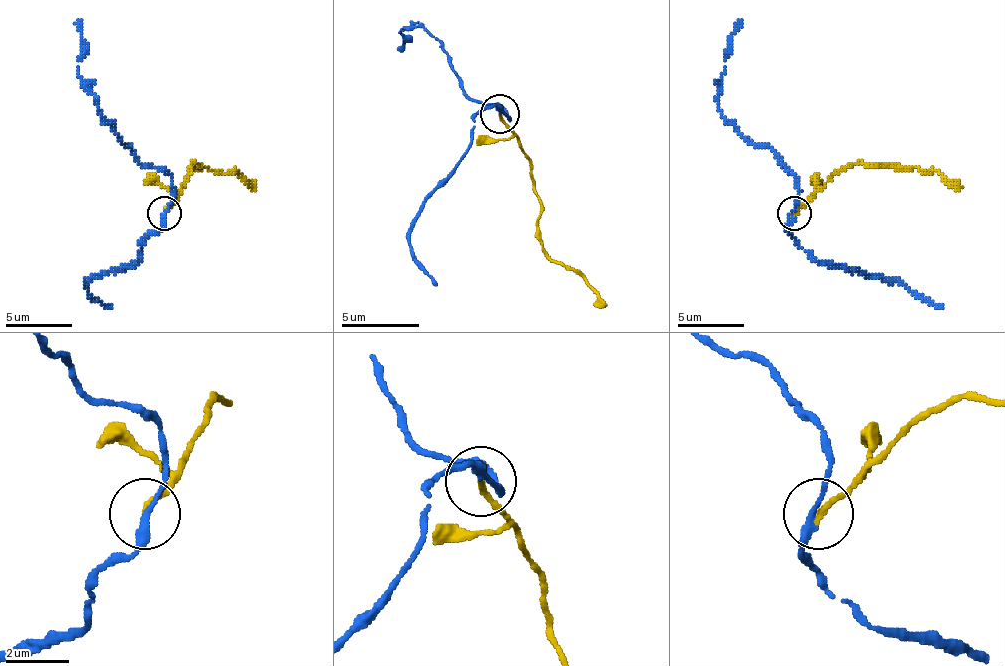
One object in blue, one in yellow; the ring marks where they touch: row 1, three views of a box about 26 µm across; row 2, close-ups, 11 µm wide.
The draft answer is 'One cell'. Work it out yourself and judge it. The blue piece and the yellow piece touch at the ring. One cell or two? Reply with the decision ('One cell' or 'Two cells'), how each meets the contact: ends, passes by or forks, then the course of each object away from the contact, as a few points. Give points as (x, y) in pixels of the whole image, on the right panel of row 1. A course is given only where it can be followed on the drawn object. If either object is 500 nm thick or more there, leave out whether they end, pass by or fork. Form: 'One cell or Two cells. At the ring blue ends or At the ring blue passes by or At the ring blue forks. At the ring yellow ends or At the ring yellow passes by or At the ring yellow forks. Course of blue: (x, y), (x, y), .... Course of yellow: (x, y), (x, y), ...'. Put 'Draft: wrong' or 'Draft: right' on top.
Draft: wrong
Two cells. At the ring blue passes by. At the ring yellow ends. Course of blue: (791, 214), (798, 201), (798, 177), (768, 147), (745, 137), (718, 107), (728, 36), (741, 20). Course of yellow: (795, 214), (835, 174), (855, 164), (935, 170), (962, 187)

